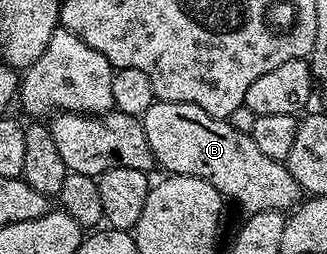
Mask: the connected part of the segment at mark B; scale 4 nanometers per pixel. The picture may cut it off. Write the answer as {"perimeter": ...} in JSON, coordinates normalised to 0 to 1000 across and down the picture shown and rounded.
{"perimeter":[[[474,398],[462,429],[428,457],[428,476],[483,661],[508,657],[508,677],[532,689],[609,697],[657,728],[691,787],[716,783],[749,839],[872,839],[924,780],[920,732],[862,630],[813,618],[768,535],[731,524],[697,469],[661,469],[645,445],[621,445],[609,413]]]}

